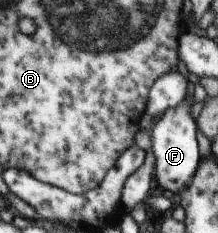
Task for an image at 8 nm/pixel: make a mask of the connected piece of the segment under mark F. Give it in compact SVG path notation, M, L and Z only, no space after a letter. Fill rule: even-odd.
M184 102L167 108L151 130L150 149L154 155L152 173L157 185L167 191L181 191L190 182L197 163L200 163L195 143L195 120L189 115L189 108Z

